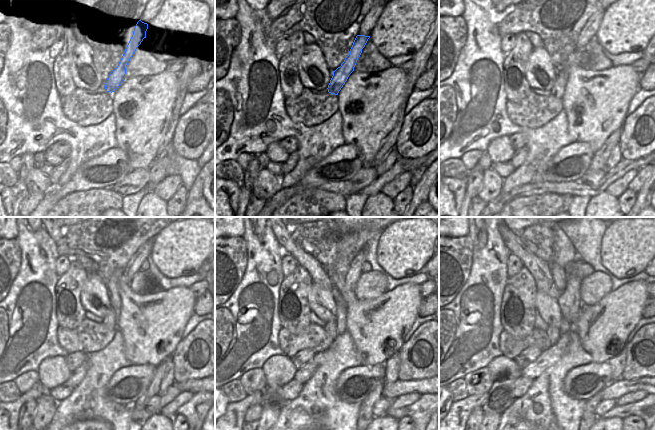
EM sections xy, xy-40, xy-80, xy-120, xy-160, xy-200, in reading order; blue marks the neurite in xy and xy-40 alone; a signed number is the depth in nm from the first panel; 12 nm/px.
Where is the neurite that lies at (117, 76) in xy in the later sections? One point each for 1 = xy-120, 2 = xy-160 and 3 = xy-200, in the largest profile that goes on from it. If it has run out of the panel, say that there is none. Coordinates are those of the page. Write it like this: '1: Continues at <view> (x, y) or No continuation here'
1: Continues at xy-120 (109, 320)
2: Continues at xy-160 (331, 326)
3: Continues at xy-200 (553, 333).

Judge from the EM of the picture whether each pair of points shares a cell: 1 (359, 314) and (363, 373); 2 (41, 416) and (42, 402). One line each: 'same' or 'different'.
1: different
2: same

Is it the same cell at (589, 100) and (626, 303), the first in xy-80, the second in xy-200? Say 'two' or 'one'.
one

